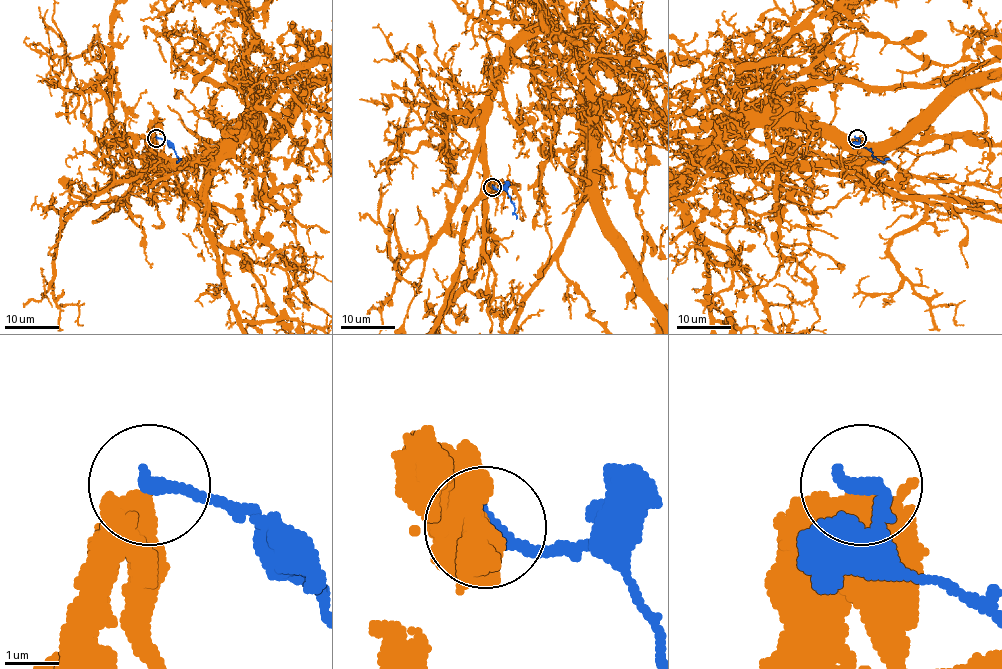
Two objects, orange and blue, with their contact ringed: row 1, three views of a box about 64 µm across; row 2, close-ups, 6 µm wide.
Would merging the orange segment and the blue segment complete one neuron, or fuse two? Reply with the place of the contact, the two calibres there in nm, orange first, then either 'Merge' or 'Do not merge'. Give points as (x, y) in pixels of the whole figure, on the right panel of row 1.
Place: (857, 138). Thickness 700 nm (orange) against 320 nm. Do not merge

